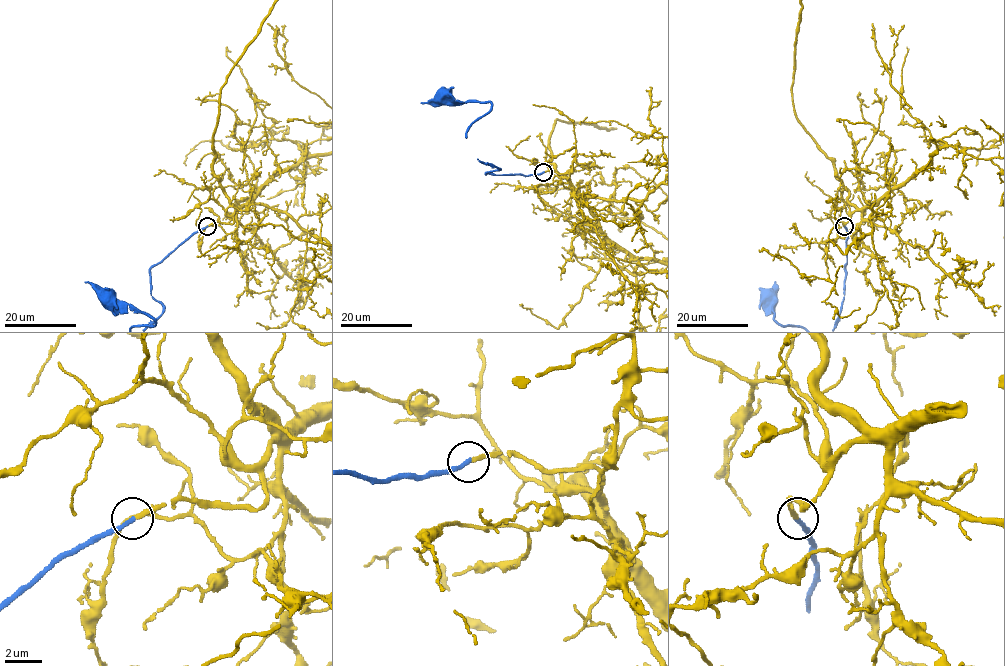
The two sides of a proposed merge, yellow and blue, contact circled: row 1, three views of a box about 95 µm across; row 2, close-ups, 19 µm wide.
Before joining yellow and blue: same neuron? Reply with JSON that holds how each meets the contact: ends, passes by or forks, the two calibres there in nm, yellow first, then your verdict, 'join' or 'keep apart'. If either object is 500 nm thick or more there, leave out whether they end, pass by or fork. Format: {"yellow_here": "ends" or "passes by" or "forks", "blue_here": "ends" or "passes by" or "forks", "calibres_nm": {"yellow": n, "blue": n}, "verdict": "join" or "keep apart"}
{"yellow_here": "ends", "blue_here": "ends", "calibres_nm": {"yellow": 260, "blue": 240}, "verdict": "join"}

